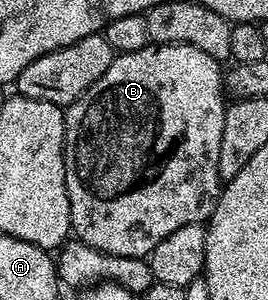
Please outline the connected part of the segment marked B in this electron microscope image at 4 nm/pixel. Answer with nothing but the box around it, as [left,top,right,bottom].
[65,44,226,259]

